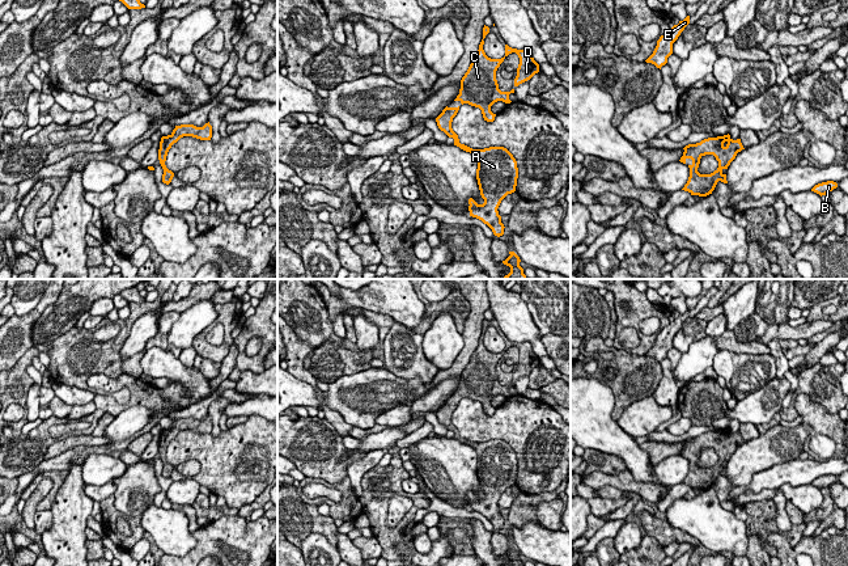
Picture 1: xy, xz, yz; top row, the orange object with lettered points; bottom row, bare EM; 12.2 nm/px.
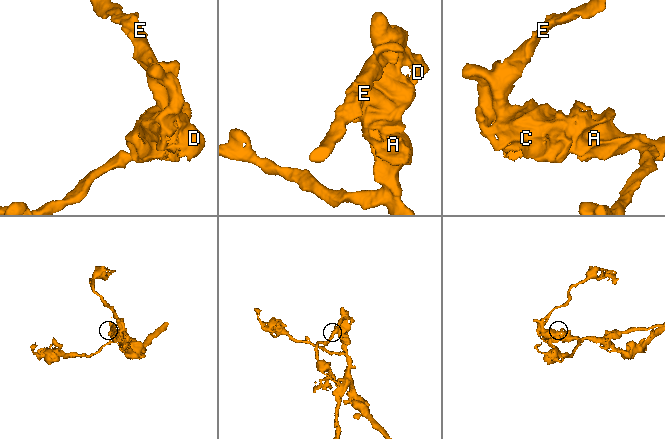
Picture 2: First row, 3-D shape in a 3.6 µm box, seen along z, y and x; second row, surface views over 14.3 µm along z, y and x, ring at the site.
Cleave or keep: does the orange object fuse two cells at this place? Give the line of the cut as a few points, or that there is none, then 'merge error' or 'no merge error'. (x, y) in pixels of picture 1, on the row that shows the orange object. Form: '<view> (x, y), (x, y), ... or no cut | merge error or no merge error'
no cut | no merge error

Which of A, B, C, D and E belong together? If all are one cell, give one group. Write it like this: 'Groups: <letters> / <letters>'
Groups: A B C D E

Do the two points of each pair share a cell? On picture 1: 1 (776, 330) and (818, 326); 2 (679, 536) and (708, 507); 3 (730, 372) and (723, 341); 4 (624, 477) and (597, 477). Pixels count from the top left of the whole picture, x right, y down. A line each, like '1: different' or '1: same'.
1: same
2: different
3: different
4: same

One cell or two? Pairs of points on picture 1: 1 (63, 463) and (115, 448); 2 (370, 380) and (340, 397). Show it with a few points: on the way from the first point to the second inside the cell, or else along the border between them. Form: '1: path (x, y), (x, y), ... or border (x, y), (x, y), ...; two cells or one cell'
1: path (76, 456), (88, 450), (102, 450); one cell
2: path (363, 388), (355, 396), (348, 396); one cell

